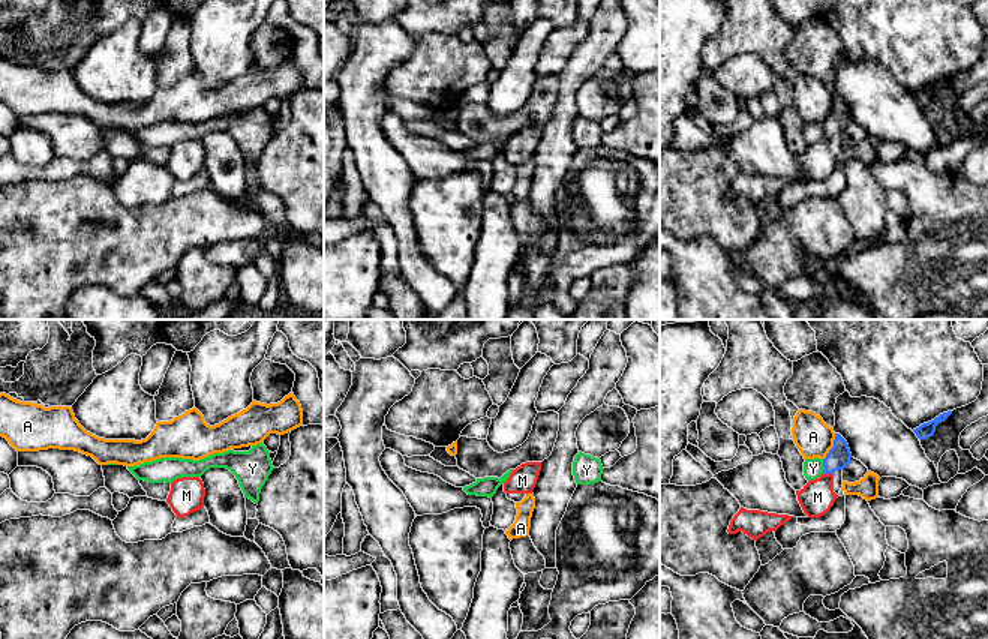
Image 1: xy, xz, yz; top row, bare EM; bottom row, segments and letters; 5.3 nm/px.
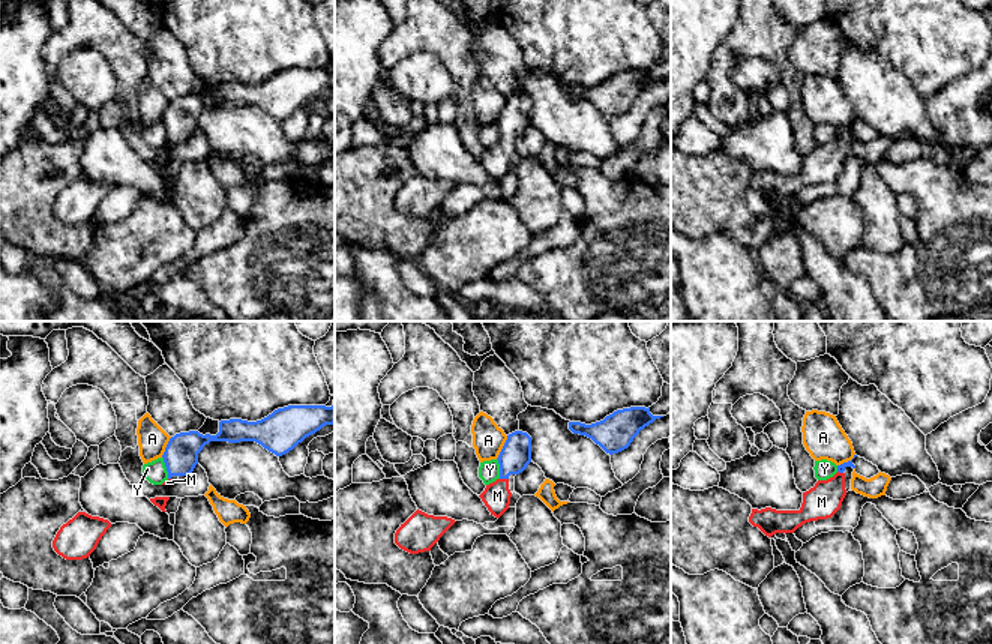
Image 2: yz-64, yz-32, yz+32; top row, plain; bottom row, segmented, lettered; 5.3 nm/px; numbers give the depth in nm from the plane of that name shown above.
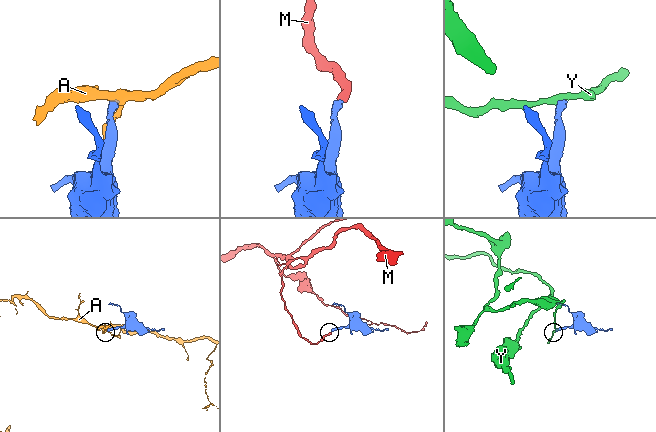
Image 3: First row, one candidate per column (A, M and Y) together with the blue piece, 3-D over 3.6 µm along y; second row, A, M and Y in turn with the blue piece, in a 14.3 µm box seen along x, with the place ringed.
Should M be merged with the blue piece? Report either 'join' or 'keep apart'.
join

